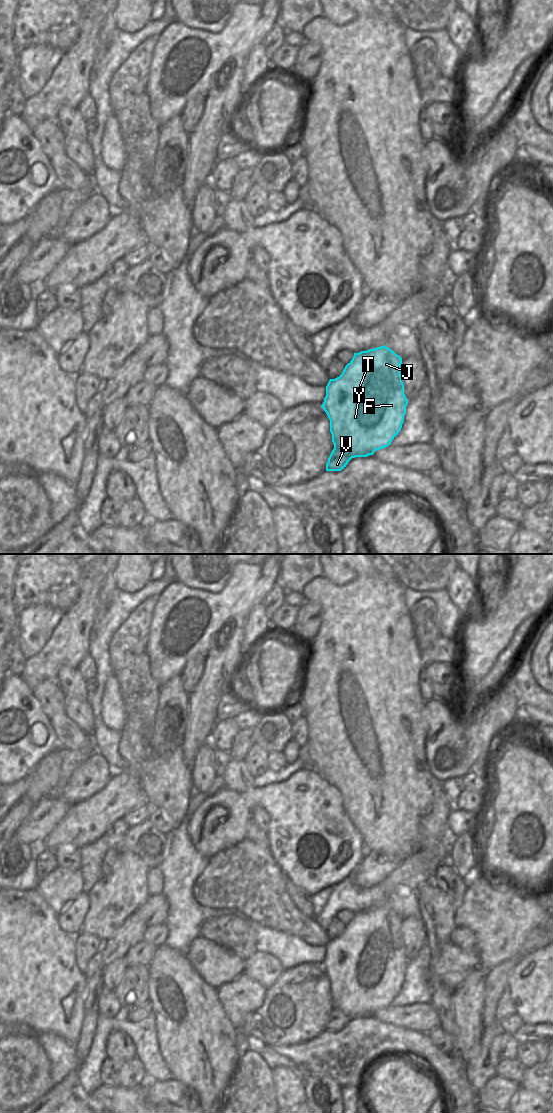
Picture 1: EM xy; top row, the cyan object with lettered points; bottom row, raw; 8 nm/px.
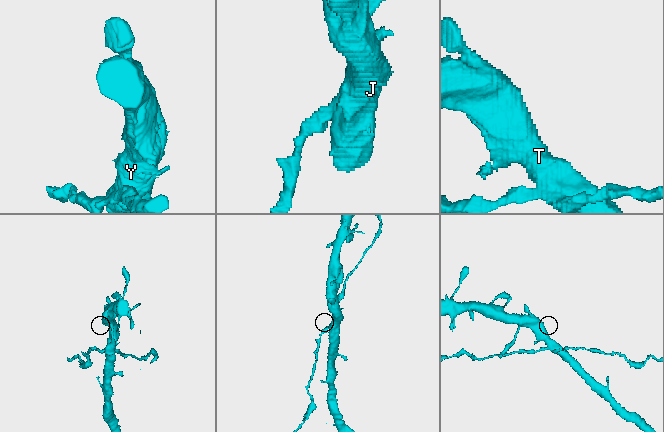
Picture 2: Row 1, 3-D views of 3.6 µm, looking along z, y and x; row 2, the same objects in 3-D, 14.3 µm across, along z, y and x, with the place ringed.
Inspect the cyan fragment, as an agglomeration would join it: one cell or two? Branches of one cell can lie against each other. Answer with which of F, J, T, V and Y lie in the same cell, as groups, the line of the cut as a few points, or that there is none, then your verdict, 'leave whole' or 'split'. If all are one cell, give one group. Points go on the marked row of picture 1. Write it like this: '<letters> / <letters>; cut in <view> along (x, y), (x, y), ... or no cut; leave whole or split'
F J T Y / V; cut in xy along (334, 448), (342, 450), (351, 458); split

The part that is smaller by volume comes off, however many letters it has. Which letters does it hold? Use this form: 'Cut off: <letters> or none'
Cut off: V

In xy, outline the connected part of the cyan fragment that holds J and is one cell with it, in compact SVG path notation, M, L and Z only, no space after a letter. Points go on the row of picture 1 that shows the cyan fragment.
M383 345L375 349L354 353L352 360L345 366L342 374L329 380L321 407L330 420L334 449L343 451L351 458L367 457L391 444L402 428L408 404L400 374L401 364L402 358Z

